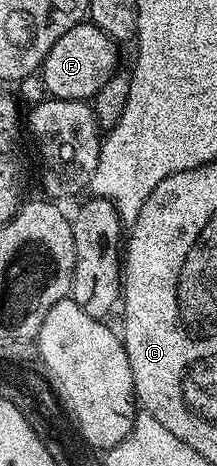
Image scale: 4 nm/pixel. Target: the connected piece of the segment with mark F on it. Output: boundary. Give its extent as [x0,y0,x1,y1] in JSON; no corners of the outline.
[40,23,119,102]

